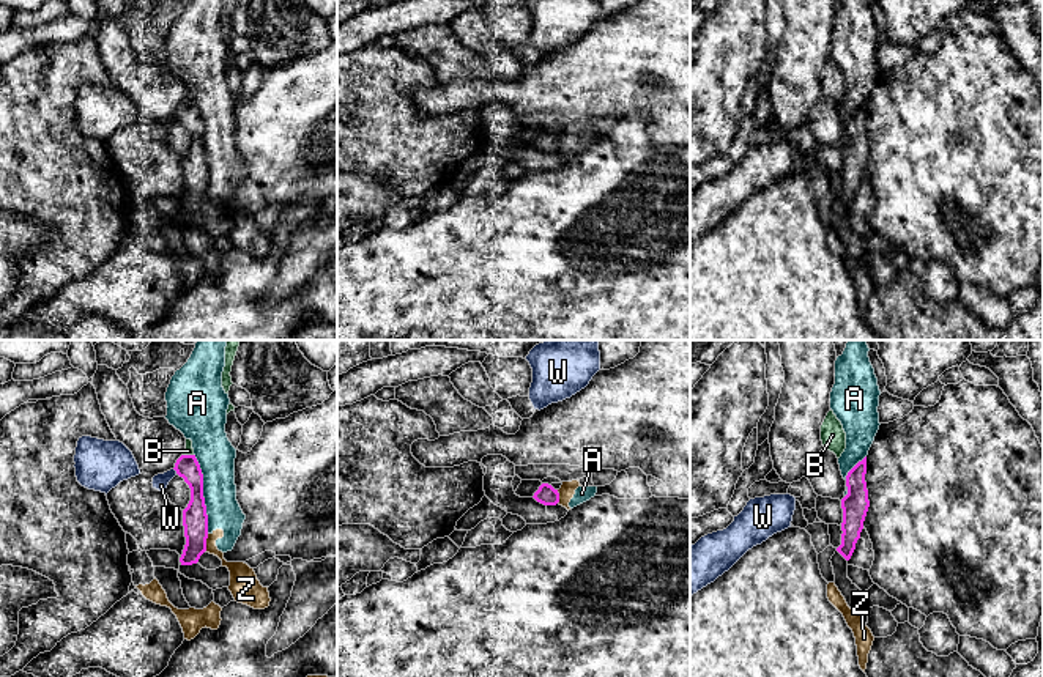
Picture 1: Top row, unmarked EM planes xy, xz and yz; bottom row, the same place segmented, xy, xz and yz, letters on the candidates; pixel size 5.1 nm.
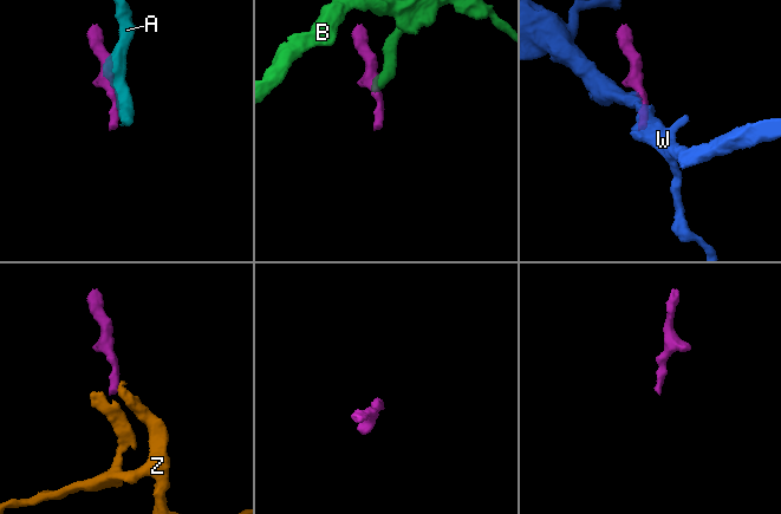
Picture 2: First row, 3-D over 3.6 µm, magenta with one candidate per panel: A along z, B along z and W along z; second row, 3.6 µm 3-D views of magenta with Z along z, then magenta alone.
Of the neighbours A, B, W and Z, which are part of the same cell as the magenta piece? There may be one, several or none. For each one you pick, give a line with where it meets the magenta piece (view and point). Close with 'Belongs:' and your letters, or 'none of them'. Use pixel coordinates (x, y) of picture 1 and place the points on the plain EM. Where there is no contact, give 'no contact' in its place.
Belongs: none of them

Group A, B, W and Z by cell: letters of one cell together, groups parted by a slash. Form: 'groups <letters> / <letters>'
groups A Z / B / W

